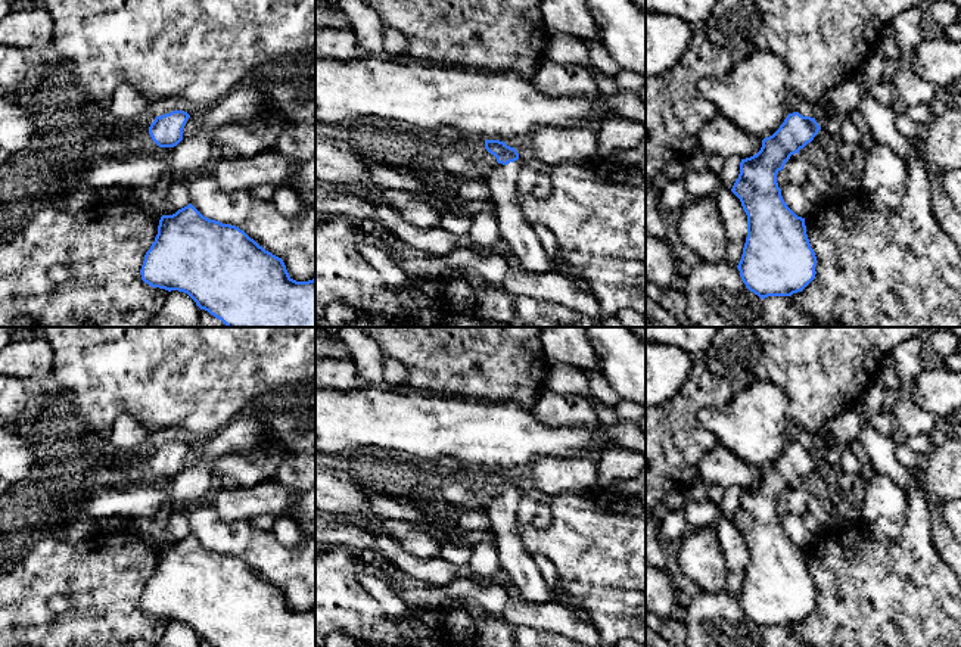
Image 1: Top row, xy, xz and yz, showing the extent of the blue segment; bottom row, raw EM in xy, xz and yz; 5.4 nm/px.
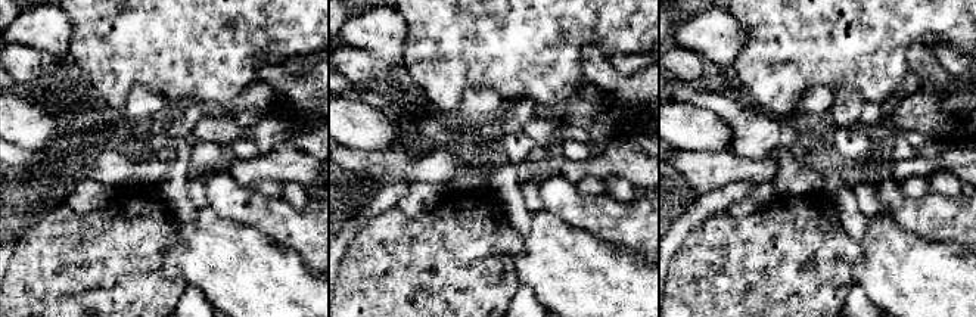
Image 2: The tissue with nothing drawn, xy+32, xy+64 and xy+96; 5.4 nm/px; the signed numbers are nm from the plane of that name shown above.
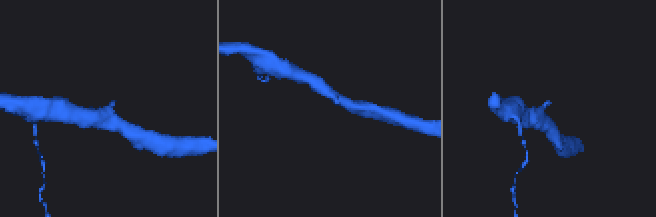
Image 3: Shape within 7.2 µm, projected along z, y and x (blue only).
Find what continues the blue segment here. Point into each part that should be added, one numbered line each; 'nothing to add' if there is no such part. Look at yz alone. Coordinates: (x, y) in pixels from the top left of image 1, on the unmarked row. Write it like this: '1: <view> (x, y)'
1: yz (823, 445)

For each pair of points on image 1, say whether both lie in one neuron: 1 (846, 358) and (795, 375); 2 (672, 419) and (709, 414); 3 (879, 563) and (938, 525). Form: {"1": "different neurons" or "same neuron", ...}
{"1": "same neuron", "2": "different neurons", "3": "different neurons"}

